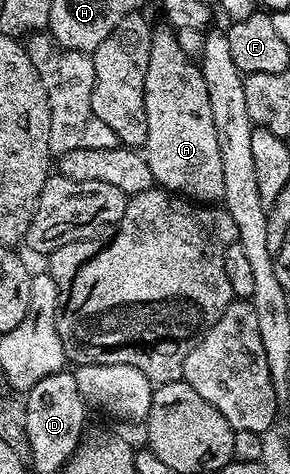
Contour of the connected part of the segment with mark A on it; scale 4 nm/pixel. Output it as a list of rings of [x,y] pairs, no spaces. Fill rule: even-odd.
[[[156,29],[151,40],[146,81],[144,82],[144,110],[147,113],[147,138],[143,155],[151,167],[154,183],[174,194],[186,196],[199,204],[213,204],[223,198],[223,162],[219,153],[218,135],[211,113],[211,102],[207,95],[207,84],[203,80],[201,67],[191,62],[177,35],[172,29]]]

